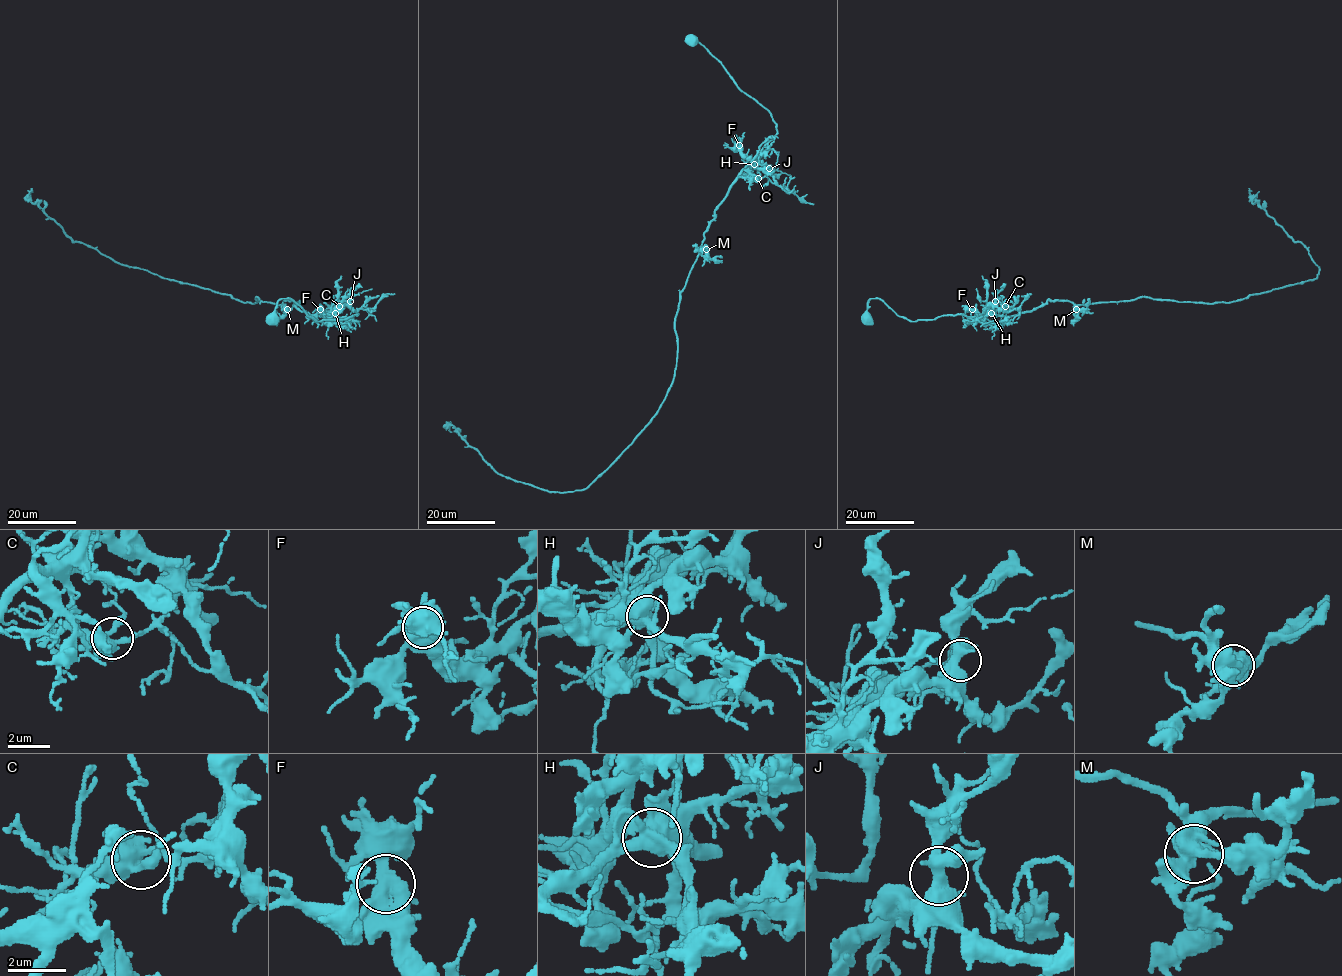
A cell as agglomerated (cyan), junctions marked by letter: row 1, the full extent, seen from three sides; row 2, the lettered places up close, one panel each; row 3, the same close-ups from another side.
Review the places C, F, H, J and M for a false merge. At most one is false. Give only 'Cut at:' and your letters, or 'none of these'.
Cut at: H

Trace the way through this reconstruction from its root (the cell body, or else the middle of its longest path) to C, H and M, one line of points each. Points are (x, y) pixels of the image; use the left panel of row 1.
C: (273, 320), (277, 302), (282, 298), (291, 298), (318, 321), (358, 314), (339, 318), (332, 311), (339, 306)
H: (273, 320), (277, 302), (282, 298), (291, 298), (318, 321), (358, 314), (339, 318), (335, 314)
M: (273, 320), (282, 298), (291, 298), (318, 321), (358, 314), (312, 315), (292, 300), (283, 302), (287, 309)

